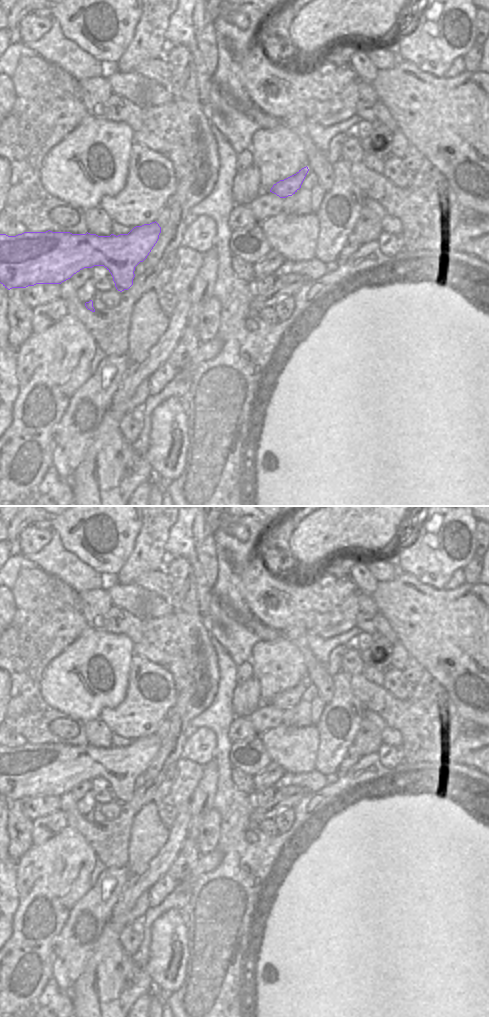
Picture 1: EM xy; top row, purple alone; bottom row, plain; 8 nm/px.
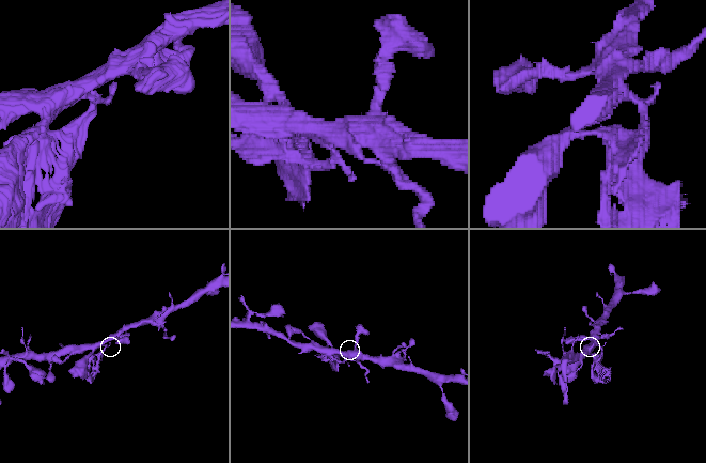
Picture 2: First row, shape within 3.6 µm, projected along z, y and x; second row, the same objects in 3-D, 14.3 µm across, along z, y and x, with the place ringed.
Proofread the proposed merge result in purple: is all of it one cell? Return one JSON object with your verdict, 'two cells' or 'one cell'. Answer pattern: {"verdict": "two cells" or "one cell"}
{"verdict": "two cells"}

